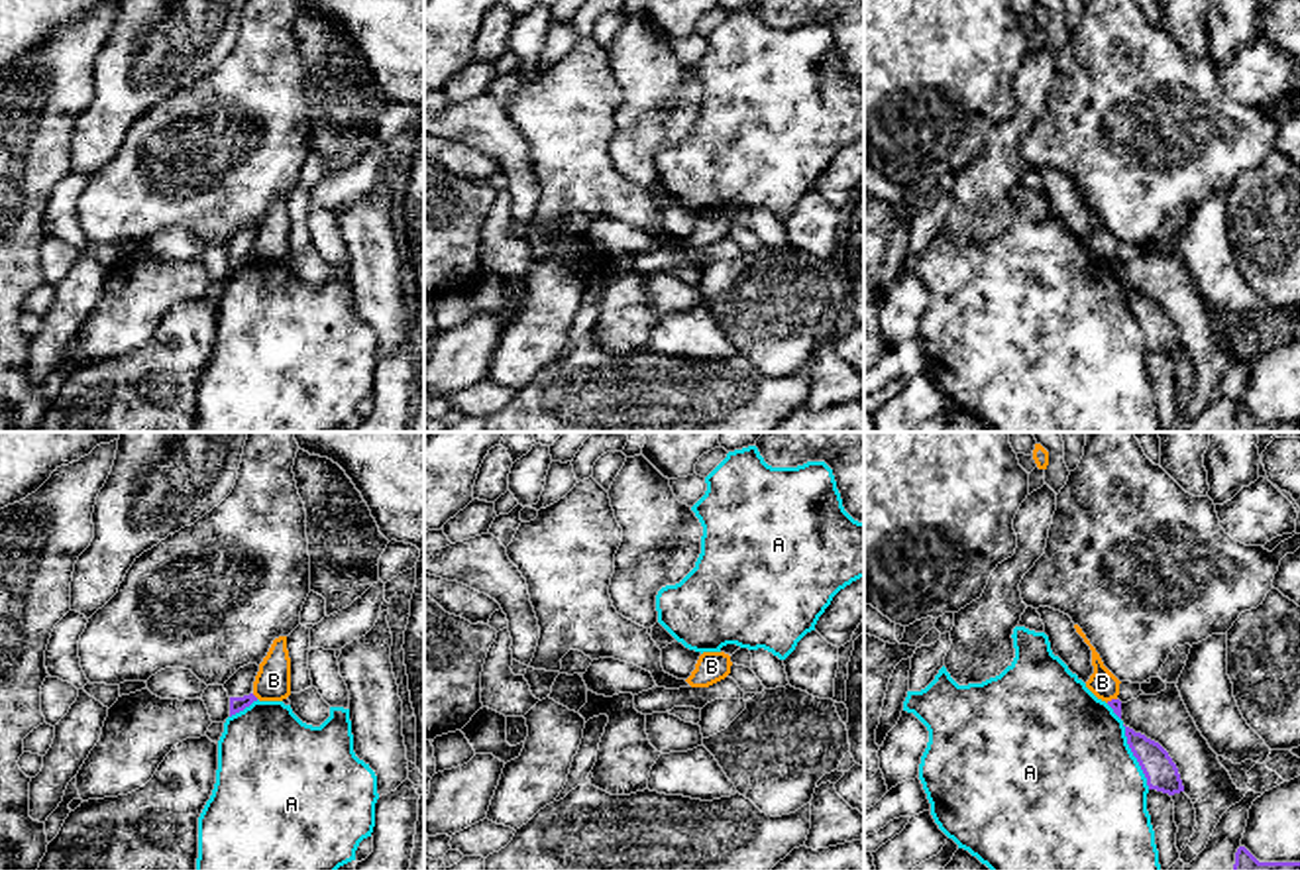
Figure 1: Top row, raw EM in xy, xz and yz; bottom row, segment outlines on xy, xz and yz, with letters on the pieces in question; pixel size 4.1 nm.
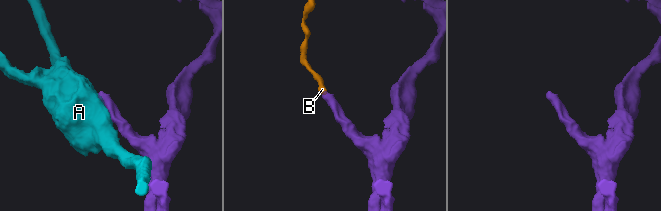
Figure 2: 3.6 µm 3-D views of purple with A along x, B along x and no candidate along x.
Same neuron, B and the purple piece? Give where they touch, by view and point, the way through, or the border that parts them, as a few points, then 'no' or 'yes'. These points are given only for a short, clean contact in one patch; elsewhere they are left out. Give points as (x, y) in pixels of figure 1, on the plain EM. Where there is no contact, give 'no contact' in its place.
contact xy (254, 256); border xy (252, 254), (258, 258); no

